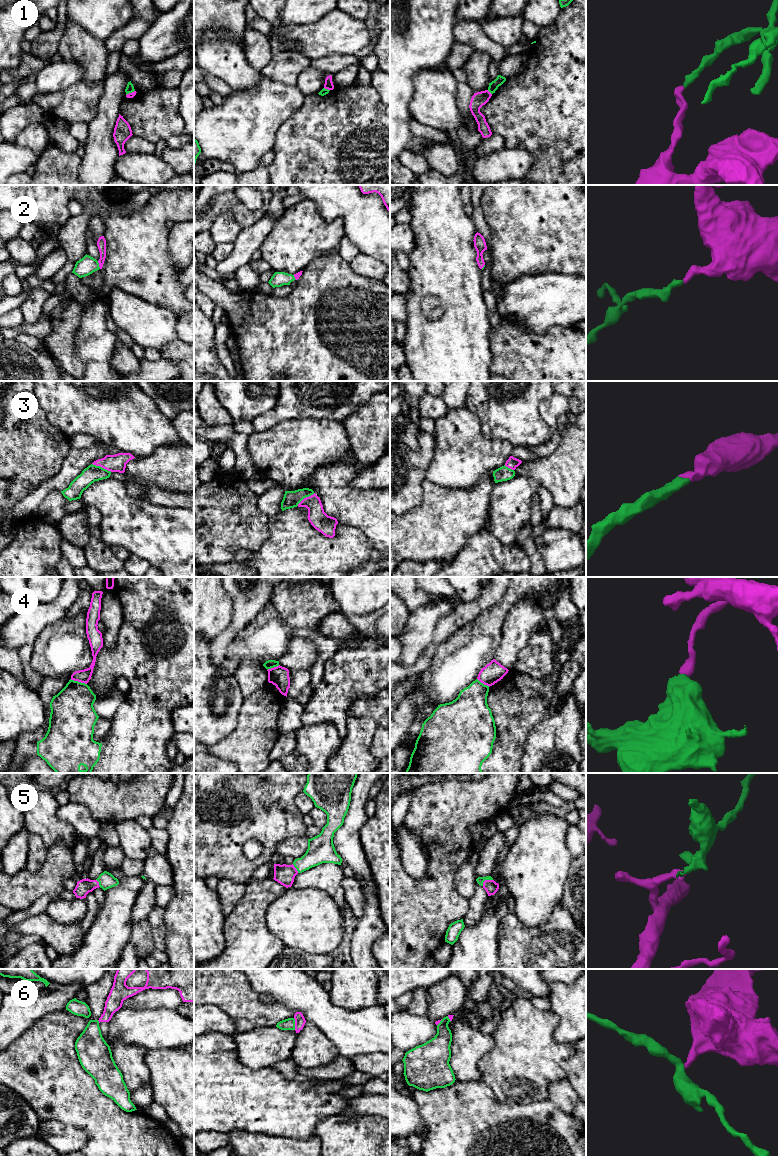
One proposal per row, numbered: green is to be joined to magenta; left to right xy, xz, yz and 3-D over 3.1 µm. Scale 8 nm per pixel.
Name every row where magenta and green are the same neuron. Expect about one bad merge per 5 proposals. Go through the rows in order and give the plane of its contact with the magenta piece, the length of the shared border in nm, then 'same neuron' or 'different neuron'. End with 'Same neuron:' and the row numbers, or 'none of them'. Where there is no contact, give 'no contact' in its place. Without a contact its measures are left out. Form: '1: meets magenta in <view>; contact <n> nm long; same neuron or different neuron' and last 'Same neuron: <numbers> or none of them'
1: meets magenta in yz; contact 50 nm long; different neuron
2: meets magenta in xy; contact 70 nm long; same neuron
3: meets magenta in xy; contact 170 nm long; same neuron
4: meets magenta in xy; contact 140 nm long; different neuron
5: meets magenta in yz; contact 100 nm long; same neuron
6: meets magenta in xz; contact 100 nm long; different neuron
Same neuron: 2, 3, 5

